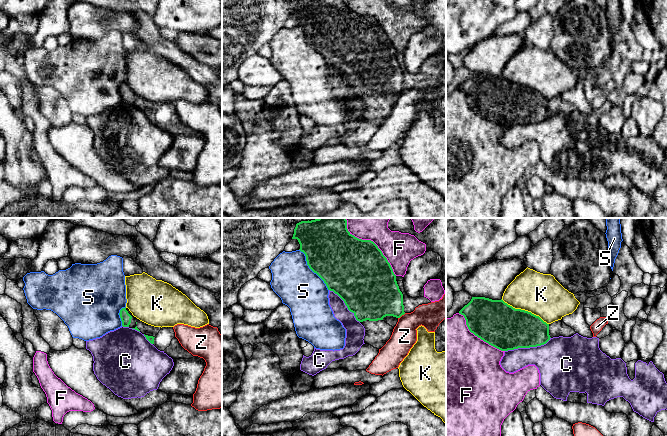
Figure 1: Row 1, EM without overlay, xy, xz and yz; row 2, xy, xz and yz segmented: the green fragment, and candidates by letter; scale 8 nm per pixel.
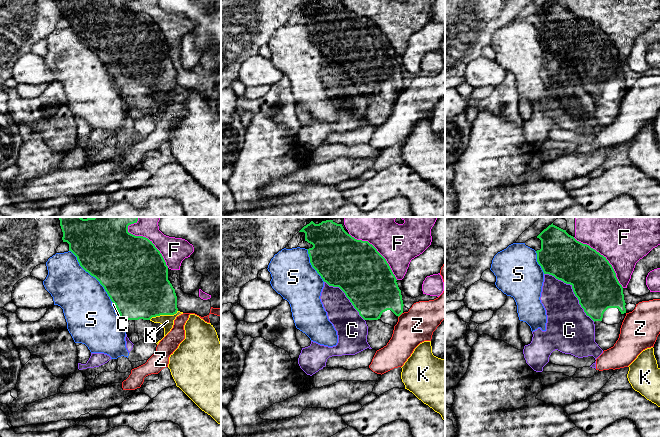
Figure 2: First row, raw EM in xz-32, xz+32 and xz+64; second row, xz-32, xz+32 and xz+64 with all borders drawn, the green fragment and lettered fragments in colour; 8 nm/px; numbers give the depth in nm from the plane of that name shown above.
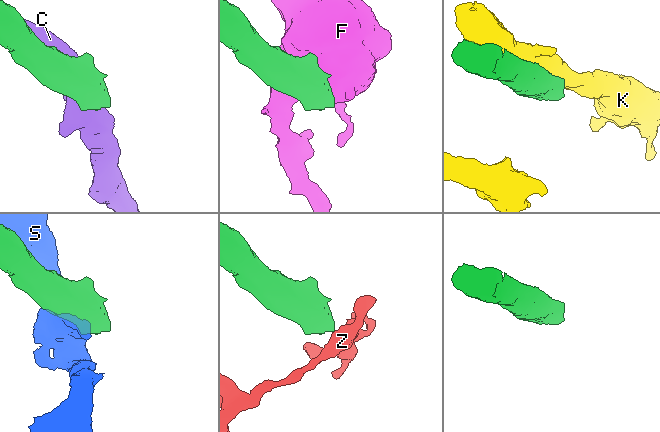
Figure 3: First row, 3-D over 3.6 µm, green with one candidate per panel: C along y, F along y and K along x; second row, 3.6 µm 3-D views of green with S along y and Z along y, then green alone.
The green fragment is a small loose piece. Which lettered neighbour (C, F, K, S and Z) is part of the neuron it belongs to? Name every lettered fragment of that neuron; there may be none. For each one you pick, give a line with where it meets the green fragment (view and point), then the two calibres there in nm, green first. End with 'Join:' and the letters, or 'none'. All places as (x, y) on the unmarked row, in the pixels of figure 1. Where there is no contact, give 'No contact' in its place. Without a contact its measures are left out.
Join: none

